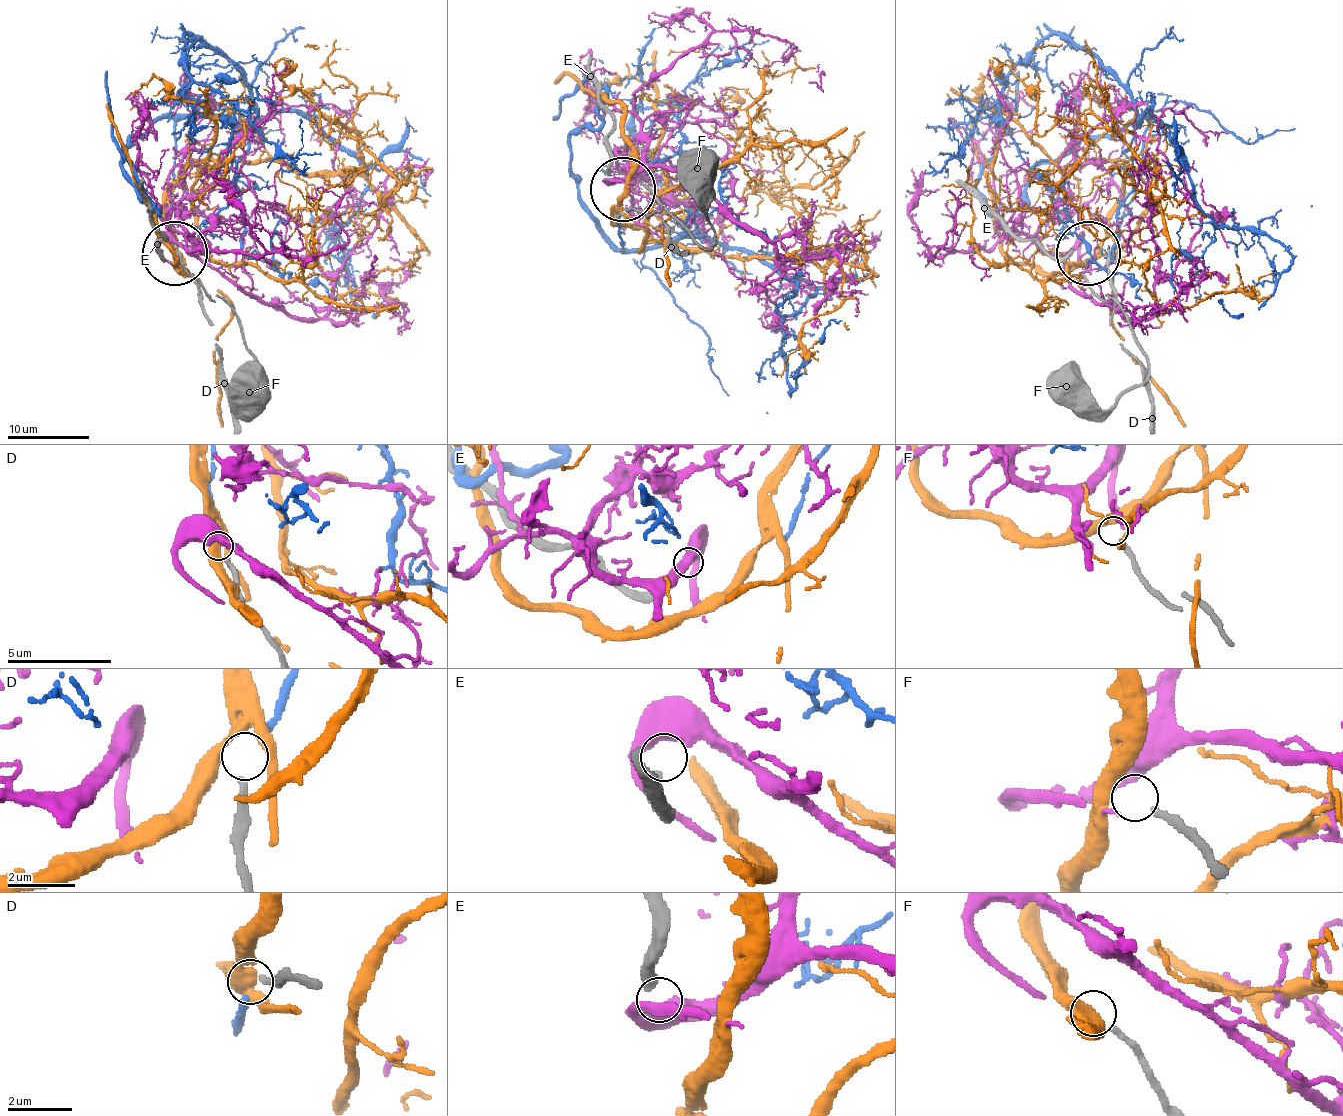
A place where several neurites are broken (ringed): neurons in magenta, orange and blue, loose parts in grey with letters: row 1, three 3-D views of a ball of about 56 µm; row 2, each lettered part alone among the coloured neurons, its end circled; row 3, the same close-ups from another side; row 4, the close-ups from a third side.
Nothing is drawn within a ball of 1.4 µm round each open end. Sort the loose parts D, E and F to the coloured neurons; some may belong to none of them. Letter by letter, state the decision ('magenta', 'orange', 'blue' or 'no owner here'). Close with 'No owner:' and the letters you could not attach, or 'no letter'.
D: blue
E: magenta
F: no owner here
No owner: F

